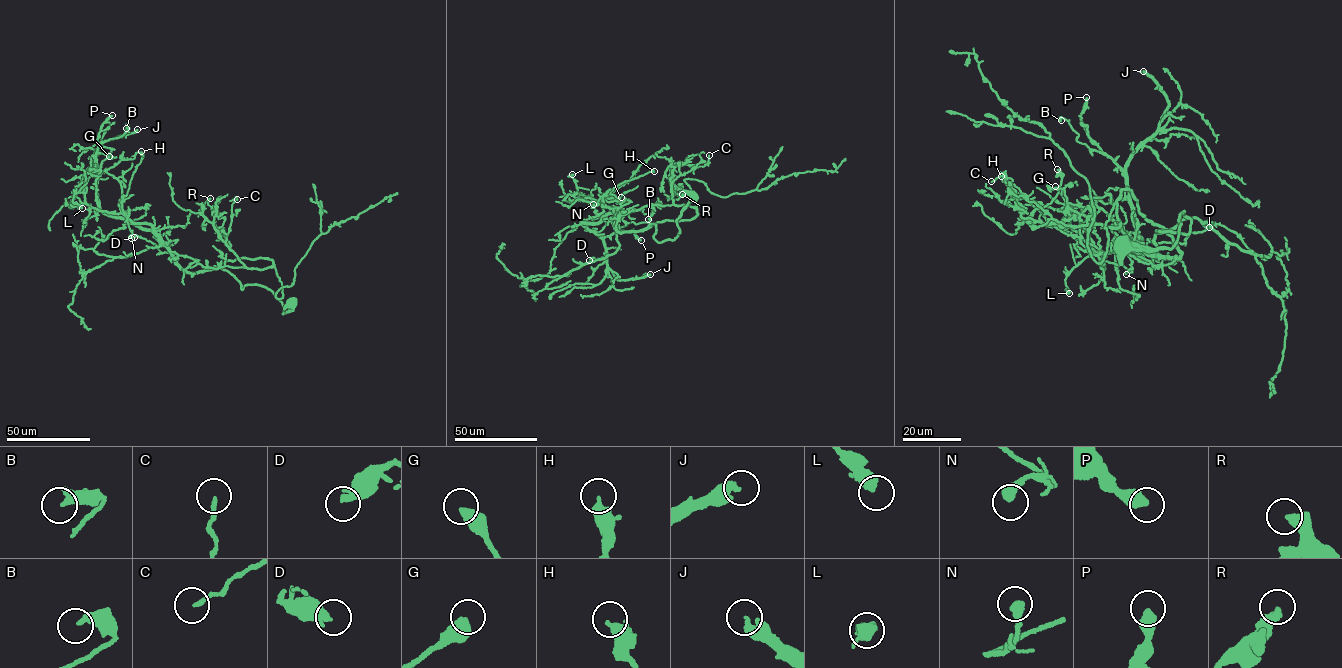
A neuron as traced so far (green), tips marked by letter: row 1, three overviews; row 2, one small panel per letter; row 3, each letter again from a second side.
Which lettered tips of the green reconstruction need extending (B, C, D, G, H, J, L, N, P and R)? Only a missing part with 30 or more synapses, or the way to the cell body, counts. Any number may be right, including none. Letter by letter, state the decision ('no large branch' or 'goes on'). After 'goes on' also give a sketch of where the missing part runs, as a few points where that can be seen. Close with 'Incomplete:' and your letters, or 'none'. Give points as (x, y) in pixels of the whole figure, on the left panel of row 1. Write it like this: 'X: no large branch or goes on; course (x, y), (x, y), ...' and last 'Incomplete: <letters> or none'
B: no large branch
C: no large branch
D: no large branch
G: no large branch
H: no large branch
J: goes on; course (137, 129), (157, 103)
L: no large branch
N: no large branch
P: no large branch
R: no large branch
Incomplete: J

